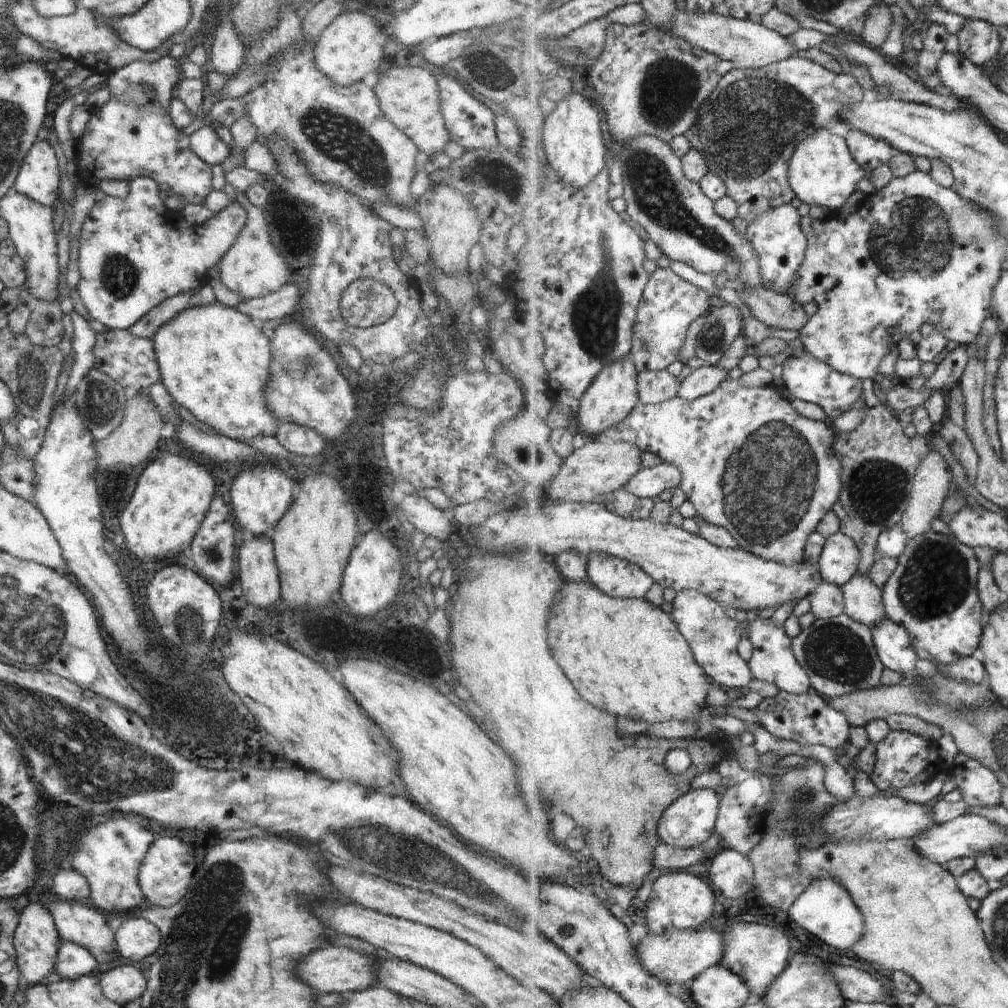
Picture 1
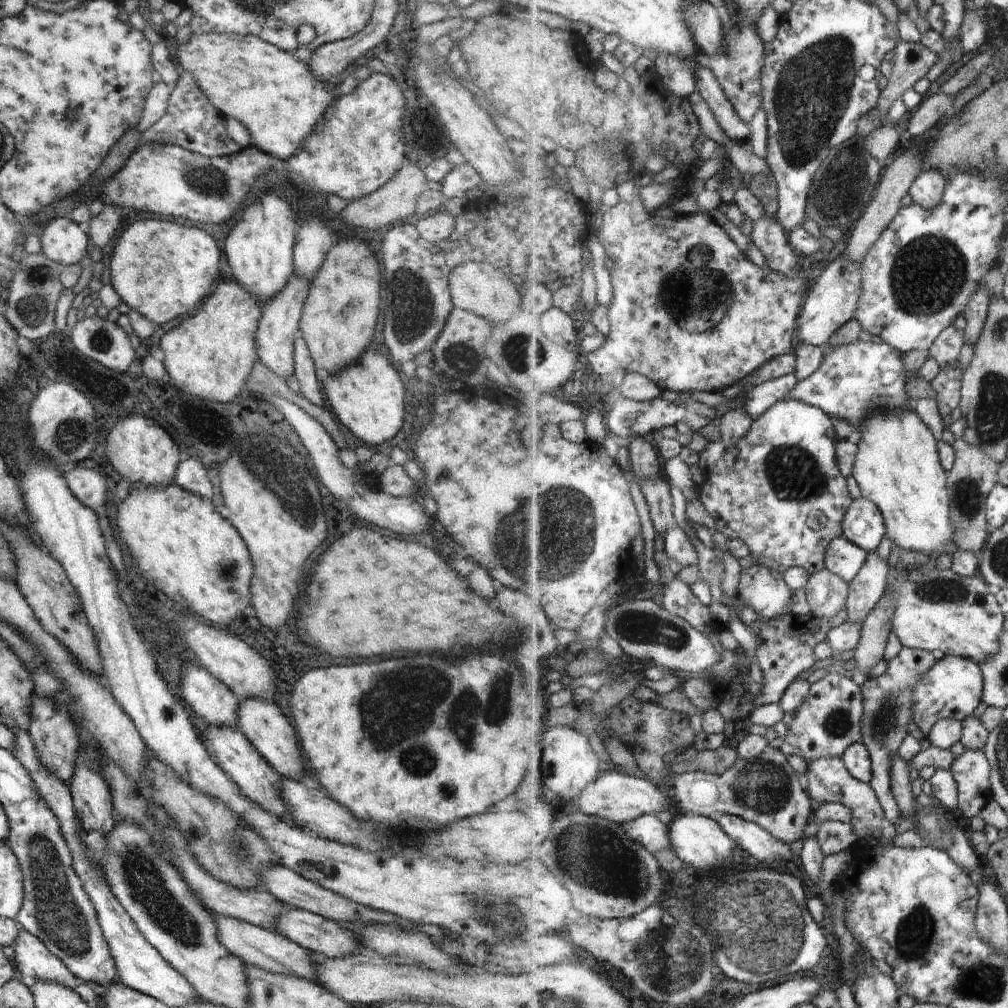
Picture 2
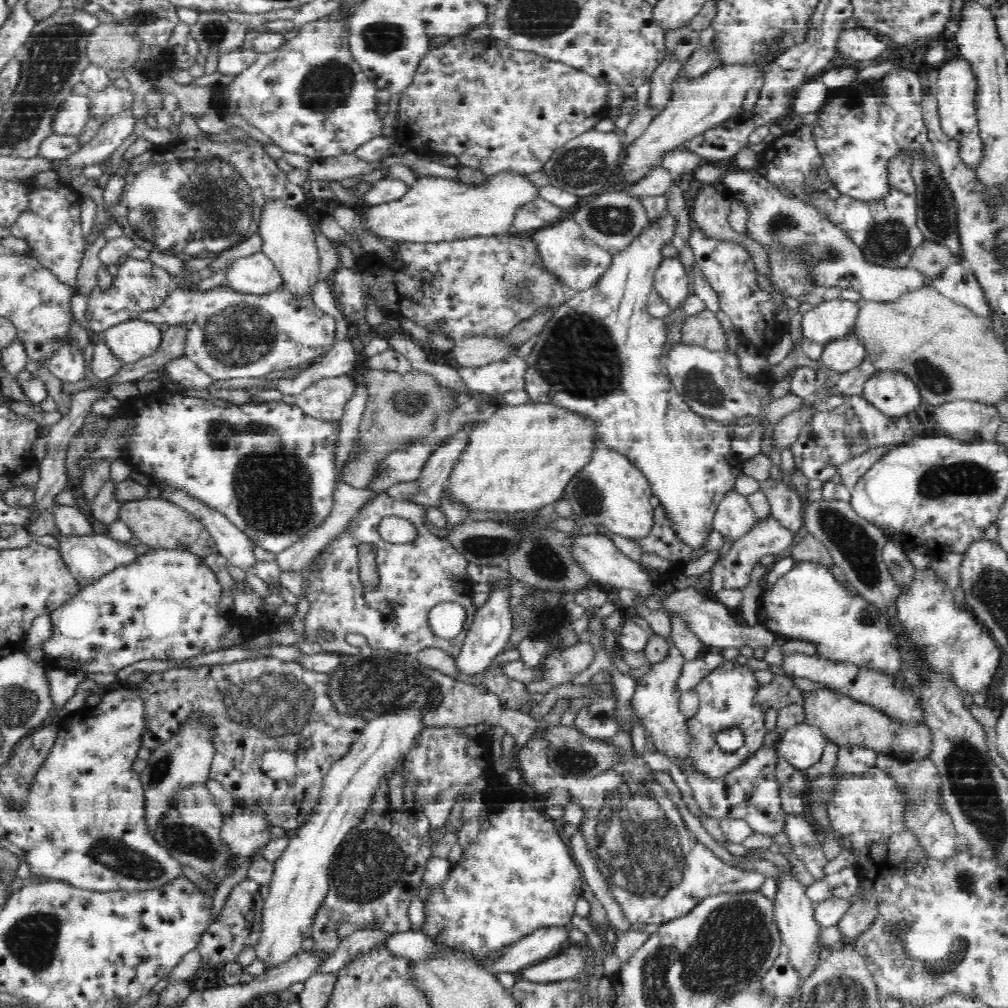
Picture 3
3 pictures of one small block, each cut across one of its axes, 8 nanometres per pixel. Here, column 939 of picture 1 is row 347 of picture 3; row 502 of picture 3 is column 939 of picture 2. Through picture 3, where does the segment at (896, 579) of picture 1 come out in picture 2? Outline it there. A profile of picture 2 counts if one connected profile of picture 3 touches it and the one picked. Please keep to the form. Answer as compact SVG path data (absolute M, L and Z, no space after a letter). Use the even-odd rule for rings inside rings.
M942 655L938 664L920 680L914 690L914 723L930 736L942 720L965 721L980 708L985 696L985 673L980 664L966 656Z

